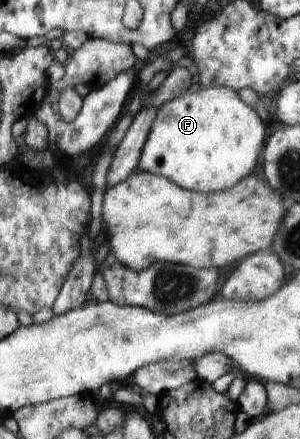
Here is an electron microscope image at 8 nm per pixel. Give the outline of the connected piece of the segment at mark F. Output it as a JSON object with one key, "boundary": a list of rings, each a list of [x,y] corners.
{"boundary":[[[201,87],[199,92],[186,92],[165,102],[152,123],[150,134],[138,163],[138,170],[175,181],[182,188],[199,193],[219,193],[240,182],[254,172],[260,150],[265,145],[266,130],[262,119],[252,106],[240,99],[237,91],[228,87]]]}

